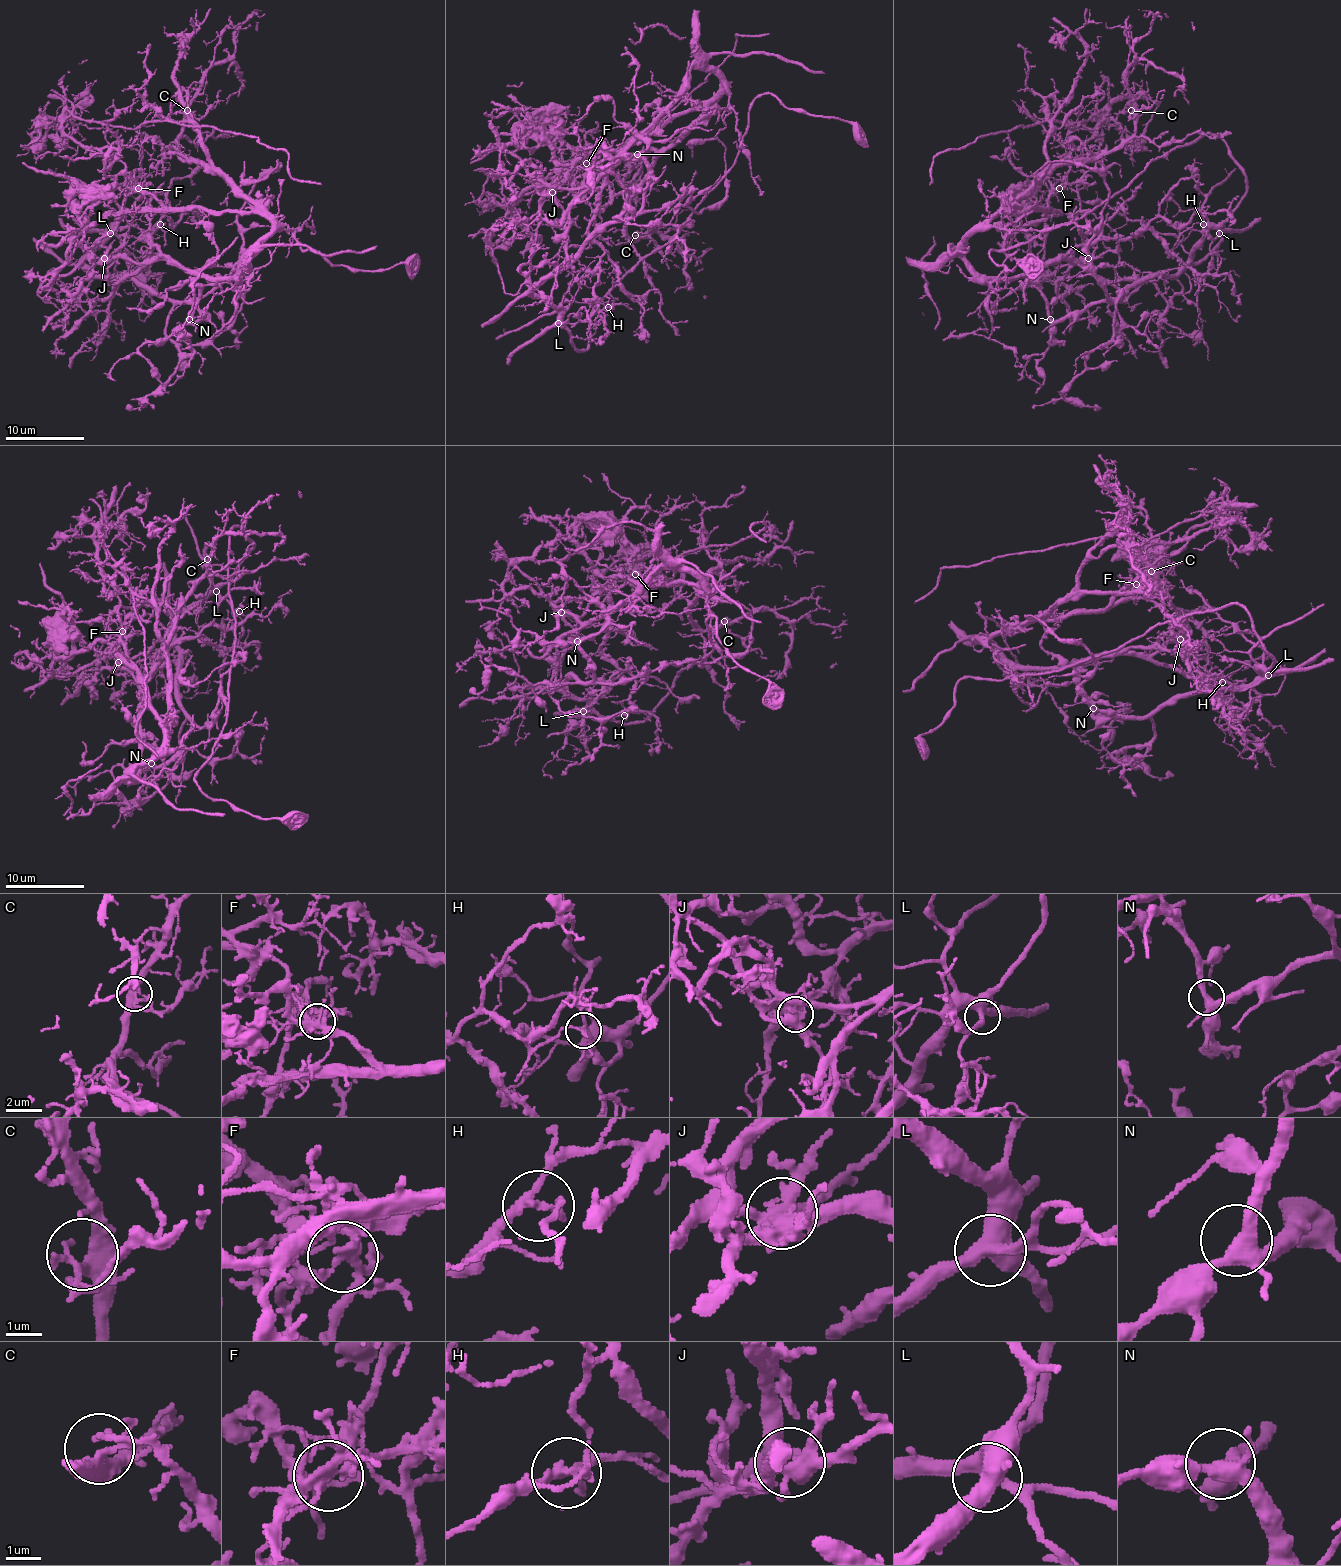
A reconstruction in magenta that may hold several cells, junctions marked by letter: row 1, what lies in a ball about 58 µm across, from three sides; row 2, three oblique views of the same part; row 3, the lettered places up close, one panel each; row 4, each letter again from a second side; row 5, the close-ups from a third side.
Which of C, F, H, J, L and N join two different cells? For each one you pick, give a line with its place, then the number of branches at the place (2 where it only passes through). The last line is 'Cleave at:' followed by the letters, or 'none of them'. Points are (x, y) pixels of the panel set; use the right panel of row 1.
F: Place: (1059, 188). Branches: 6
H: Place: (1203, 224). Branches: 3
J: Place: (1088, 258). Branches: 6
Cleave at: F, H, J

